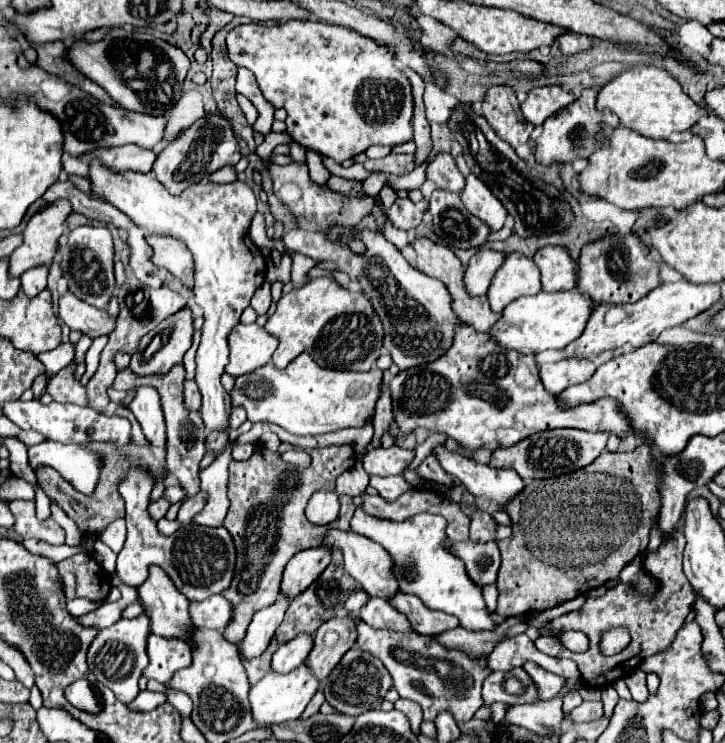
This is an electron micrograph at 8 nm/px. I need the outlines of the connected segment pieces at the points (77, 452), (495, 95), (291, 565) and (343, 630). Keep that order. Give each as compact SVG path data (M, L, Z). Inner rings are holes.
M43 441L27 449L33 471L39 467L53 467L79 493L93 495L101 475L101 455L85 445L63 445L57 441Z
M495 85L485 93L483 115L495 133L513 149L527 143L535 127L525 121L515 91L509 85Z
M327 545L311 547L305 549L303 553L297 553L285 567L281 593L285 593L285 597L289 599L297 597L297 593L305 591L329 563L331 563L331 547Z
M333 617L325 621L315 633L313 651L307 657L307 665L321 681L341 661L343 653L349 651L357 641L357 623L353 617Z

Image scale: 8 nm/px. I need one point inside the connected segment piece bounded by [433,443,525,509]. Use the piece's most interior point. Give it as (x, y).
(498, 485)

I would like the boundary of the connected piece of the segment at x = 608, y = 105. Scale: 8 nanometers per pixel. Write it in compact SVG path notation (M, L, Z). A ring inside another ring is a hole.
M653 65L627 69L625 73L617 75L611 83L603 85L597 97L597 107L613 111L619 117L621 125L637 129L639 133L645 133L645 137L653 139L667 139L673 131L683 133L689 127L693 127L703 115L707 115L707 109L699 107L681 89L679 81L673 75Z

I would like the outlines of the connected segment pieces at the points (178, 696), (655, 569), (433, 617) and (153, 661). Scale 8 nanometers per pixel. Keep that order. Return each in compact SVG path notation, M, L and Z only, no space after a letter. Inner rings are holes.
M167 691L167 701L169 701L183 717L191 715L193 703L191 703L191 699L189 699L187 693L183 693L183 691Z
M675 531L671 535L665 535L663 543L659 545L659 549L655 553L647 555L643 567L657 581L655 593L639 593L631 585L621 583L621 585L609 589L603 597L595 597L595 599L589 597L579 611L571 611L563 617L551 621L551 625L549 625L551 629L583 631L589 637L589 649L585 653L573 653L573 651L565 649L559 641L553 641L553 637L549 637L549 633L543 633L535 641L535 647L545 655L567 657L567 659L575 661L583 681L595 689L605 689L613 681L629 675L629 671L637 669L645 657L669 647L669 641L673 641L673 633L677 631L677 627L683 625L685 617L691 611L693 589L683 573L683 549L685 549L685 535L683 535L683 531ZM613 625L621 625L621 627L629 629L631 645L625 651L621 651L619 655L601 657L601 653L597 653L597 637L601 637L601 629L611 629Z
M401 593L401 597L393 597L391 601L393 607L397 607L405 617L407 621L411 623L411 627L421 633L421 635L441 635L453 627L459 625L459 621L449 615L449 613L443 613L443 611L433 611L429 609L419 597L415 595L407 595L407 593Z
M149 635L149 665L143 671L147 679L167 683L175 671L191 665L191 649L185 641L173 641L157 635Z

